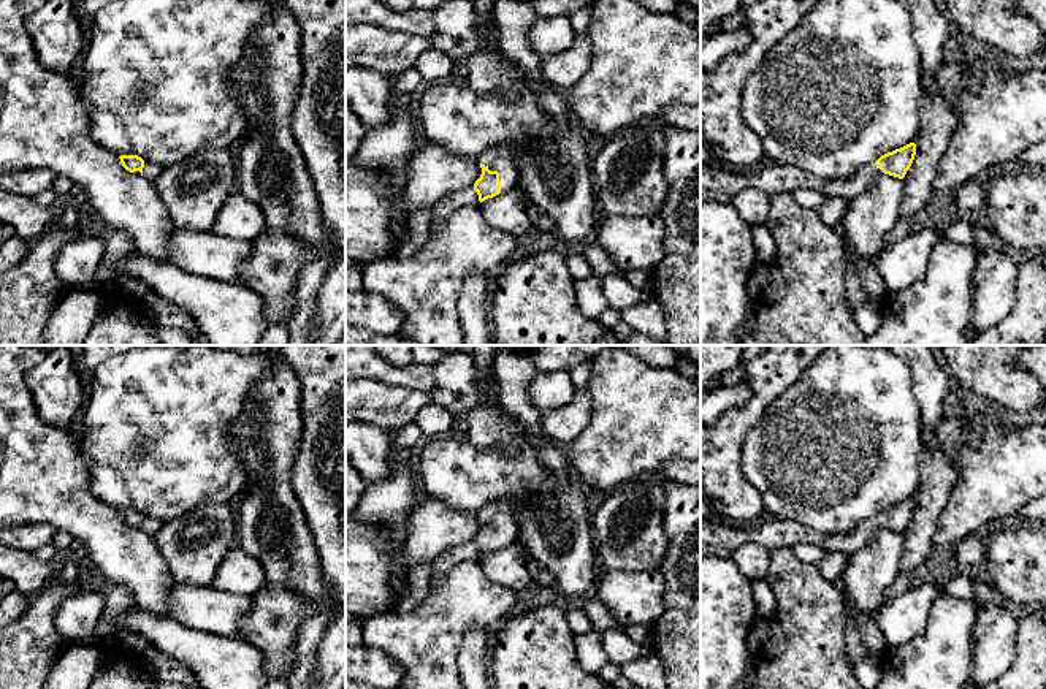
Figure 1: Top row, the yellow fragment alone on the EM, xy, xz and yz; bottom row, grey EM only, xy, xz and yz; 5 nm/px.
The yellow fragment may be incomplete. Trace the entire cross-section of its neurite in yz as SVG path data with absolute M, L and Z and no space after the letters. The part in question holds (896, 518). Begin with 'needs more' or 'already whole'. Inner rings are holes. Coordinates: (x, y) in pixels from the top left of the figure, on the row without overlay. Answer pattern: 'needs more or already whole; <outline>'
needs more; M916 499L881 510L875 518L862 521L848 534L821 534L815 529L788 518L767 518L748 524L732 524L718 518L701 523L701 545L724 546L729 551L745 543L759 543L769 551L780 546L794 548L799 543L811 543L824 551L857 553L873 534L884 527L903 534L916 510Z

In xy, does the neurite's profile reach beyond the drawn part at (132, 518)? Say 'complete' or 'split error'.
split error

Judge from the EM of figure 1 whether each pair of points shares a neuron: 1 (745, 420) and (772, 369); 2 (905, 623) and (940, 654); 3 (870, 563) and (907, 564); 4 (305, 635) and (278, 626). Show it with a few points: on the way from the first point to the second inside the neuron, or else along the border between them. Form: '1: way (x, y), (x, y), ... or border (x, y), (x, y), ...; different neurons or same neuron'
1: way (755, 407), (766, 382); same neuron
2: border (935, 601), (921, 632), (888, 647); different neurons
3: border (904, 534), (904, 556), (899, 574); different neurons
4: border (320, 604), (301, 623), (290, 669); different neurons

